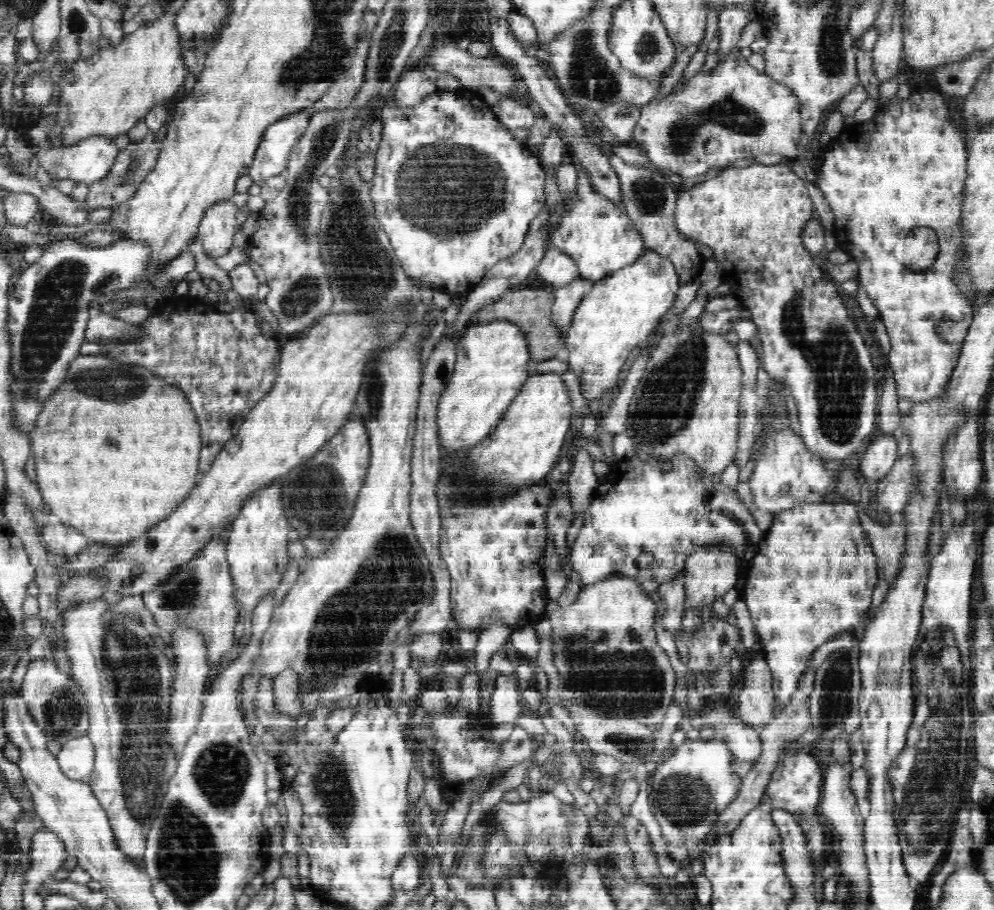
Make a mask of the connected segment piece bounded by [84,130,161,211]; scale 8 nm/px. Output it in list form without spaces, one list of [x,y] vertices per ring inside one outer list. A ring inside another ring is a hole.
[[[149,130],[142,142],[135,144],[131,142],[126,148],[119,150],[116,162],[114,162],[113,170],[109,176],[106,176],[100,183],[90,184],[88,197],[84,200],[89,210],[100,208],[113,208],[116,204],[123,204],[126,200],[132,200],[144,183],[144,180],[151,174],[151,170],[155,168],[160,152],[160,142],[157,142],[155,131]]]

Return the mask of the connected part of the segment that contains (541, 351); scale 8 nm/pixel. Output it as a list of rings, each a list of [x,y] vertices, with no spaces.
[[[511,290],[507,291],[501,298],[482,306],[475,314],[478,320],[477,324],[489,323],[492,321],[507,320],[514,323],[518,330],[522,332],[523,338],[526,339],[527,350],[534,361],[548,360],[556,356],[563,356],[566,348],[567,335],[560,333],[558,327],[552,321],[552,306],[554,304],[555,294],[553,290]]]

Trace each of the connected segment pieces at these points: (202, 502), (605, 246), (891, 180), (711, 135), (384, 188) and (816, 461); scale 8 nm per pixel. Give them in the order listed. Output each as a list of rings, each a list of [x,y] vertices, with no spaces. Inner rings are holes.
[[[361,312],[344,315],[330,313],[316,326],[306,331],[301,339],[285,343],[279,356],[280,374],[276,377],[274,386],[260,402],[256,403],[244,419],[238,434],[224,445],[216,456],[214,464],[204,472],[206,476],[202,478],[202,482],[195,485],[186,500],[183,500],[174,512],[168,513],[154,528],[147,529],[126,544],[110,546],[90,542],[84,552],[66,558],[67,576],[81,577],[98,566],[104,566],[98,570],[98,574],[108,574],[110,590],[120,592],[124,596],[132,596],[152,591],[154,587],[160,586],[164,580],[176,574],[178,568],[196,558],[210,544],[214,536],[224,534],[226,524],[237,518],[242,505],[246,504],[254,493],[261,488],[272,486],[290,470],[296,468],[300,462],[305,462],[311,457],[302,456],[302,452],[314,454],[326,444],[326,442],[308,440],[312,426],[322,424],[326,428],[326,436],[332,438],[346,425],[355,409],[358,390],[364,376],[363,366],[366,365],[367,356],[377,341],[377,336],[374,336],[374,326],[374,319],[367,318]]]
[[[574,164],[578,172],[576,194],[561,206],[558,227],[549,233],[549,247],[570,255],[578,265],[581,277],[594,284],[636,262],[647,249],[642,236],[633,228],[631,219],[623,212],[623,205],[617,206],[596,193],[586,170]]]
[[[930,90],[914,92],[904,99],[895,95],[887,106],[880,106],[872,119],[845,125],[840,135],[831,140],[831,148],[816,170],[816,186],[824,194],[836,220],[832,230],[836,248],[844,250],[859,266],[859,283],[878,309],[890,338],[888,360],[896,381],[897,395],[912,402],[927,400],[941,393],[959,359],[975,315],[971,304],[952,283],[951,274],[961,249],[959,226],[963,217],[960,206],[967,178],[969,142],[950,118],[948,104],[942,95]],[[916,227],[928,227],[936,233],[939,251],[932,266],[913,270],[904,263],[900,253],[906,236]],[[939,320],[956,322],[958,333],[954,342],[937,337],[935,328]]]
[[[742,55],[727,57],[716,70],[696,74],[678,94],[672,94],[658,104],[648,101],[640,109],[640,122],[636,123],[632,140],[646,148],[654,167],[676,172],[682,179],[696,178],[710,170],[724,170],[732,167],[736,160],[770,156],[771,153],[787,160],[798,159],[809,145],[809,136],[802,130],[798,97],[788,85],[756,71]]]
[[[441,90],[429,94],[416,106],[398,105],[396,101],[387,101],[382,106],[382,141],[376,152],[375,176],[373,178],[370,197],[374,204],[374,214],[378,216],[382,231],[390,237],[390,244],[394,244],[394,252],[398,260],[402,260],[402,268],[411,279],[418,278],[424,284],[438,286],[438,290],[446,290],[448,295],[472,293],[475,287],[484,279],[488,272],[500,260],[509,259],[524,246],[525,236],[528,235],[528,224],[536,218],[538,210],[544,206],[544,194],[542,194],[542,180],[544,169],[538,157],[529,152],[525,143],[515,140],[510,129],[501,123],[492,114],[492,108],[486,108],[484,101],[468,91],[466,98],[454,94],[454,90]]]
[[[768,424],[766,426],[766,434],[768,434],[768,438],[766,438],[766,448],[764,448],[764,458],[757,462],[759,456],[756,454],[756,464],[754,464],[750,480],[748,480],[755,506],[760,510],[764,509],[776,514],[805,504],[820,504],[824,500],[824,488],[826,488],[826,492],[830,496],[830,486],[834,482],[834,476],[832,476],[832,472],[824,472],[822,470],[822,466],[824,466],[822,457],[817,456],[813,451],[810,454],[806,450],[806,446],[804,446],[804,440],[800,440],[800,436],[796,436],[794,432],[782,430],[782,432],[774,432],[772,434],[772,426]]]

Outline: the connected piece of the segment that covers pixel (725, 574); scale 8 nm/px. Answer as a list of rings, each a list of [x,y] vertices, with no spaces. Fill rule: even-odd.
[[[696,547],[694,552],[688,557],[684,570],[682,571],[686,595],[684,608],[690,608],[690,606],[700,608],[702,604],[710,604],[716,598],[724,596],[728,590],[736,588],[738,579],[742,576],[738,572],[739,567],[738,557],[734,555],[734,551],[730,547]]]

